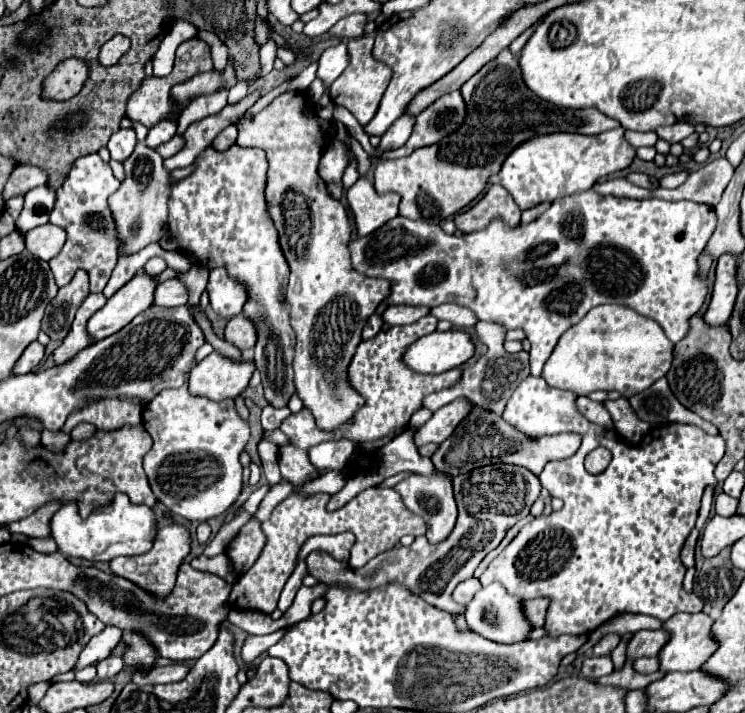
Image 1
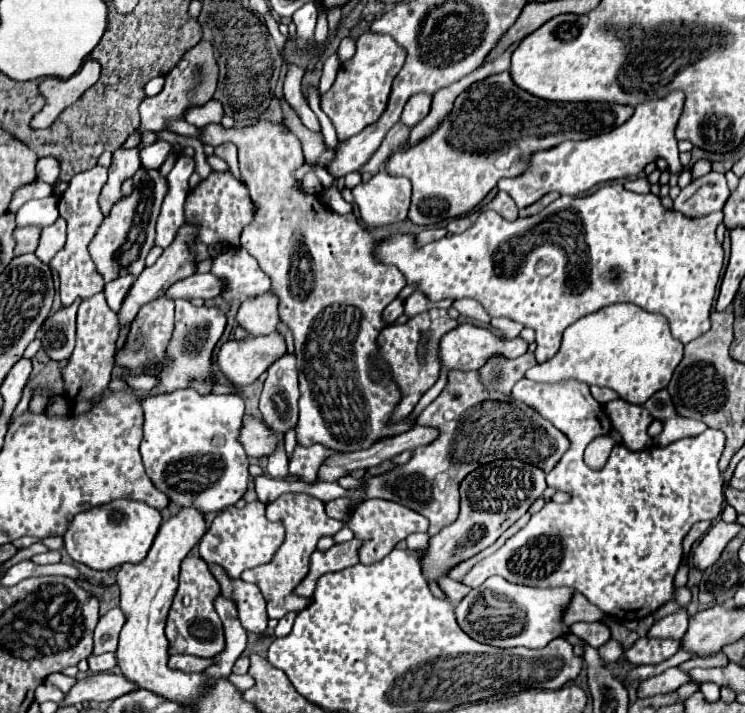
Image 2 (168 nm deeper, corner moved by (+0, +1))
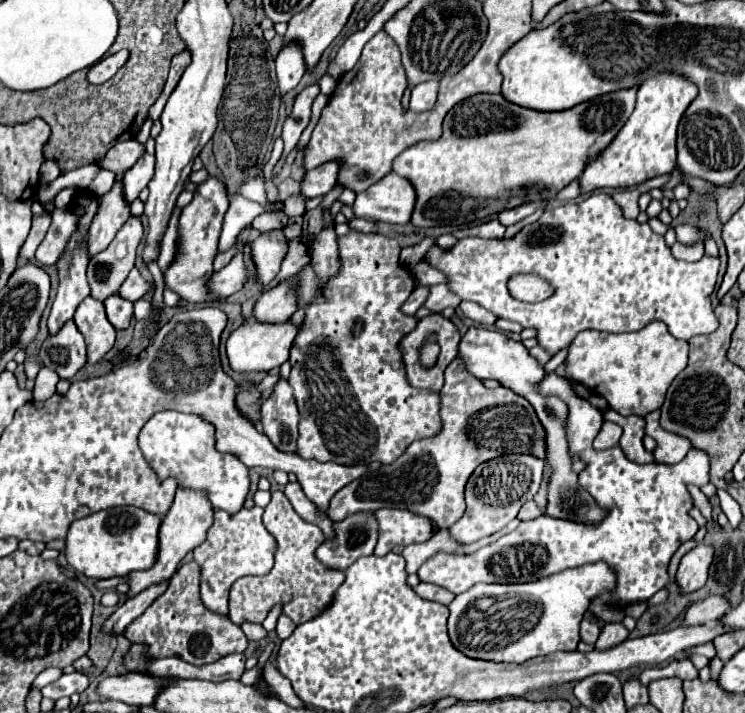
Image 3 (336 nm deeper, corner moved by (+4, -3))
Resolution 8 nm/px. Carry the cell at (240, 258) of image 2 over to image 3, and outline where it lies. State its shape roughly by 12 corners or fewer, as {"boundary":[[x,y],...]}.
{"boundary":[[278,231],[256,239],[250,257],[256,281],[264,287],[280,271],[286,257]]}

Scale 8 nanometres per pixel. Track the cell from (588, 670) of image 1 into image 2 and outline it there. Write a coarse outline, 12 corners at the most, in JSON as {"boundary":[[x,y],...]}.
{"boundary":[[616,639],[606,641],[598,649],[606,663],[622,657],[622,645]]}

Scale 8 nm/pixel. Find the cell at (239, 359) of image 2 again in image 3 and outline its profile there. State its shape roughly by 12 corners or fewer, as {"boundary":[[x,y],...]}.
{"boundary":[[248,321],[226,341],[236,373],[288,359],[298,327]]}

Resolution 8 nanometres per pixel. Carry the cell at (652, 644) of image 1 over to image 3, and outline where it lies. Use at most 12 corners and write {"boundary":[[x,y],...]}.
{"boundary":[[708,597],[686,609],[682,625],[714,625],[726,599]]}

